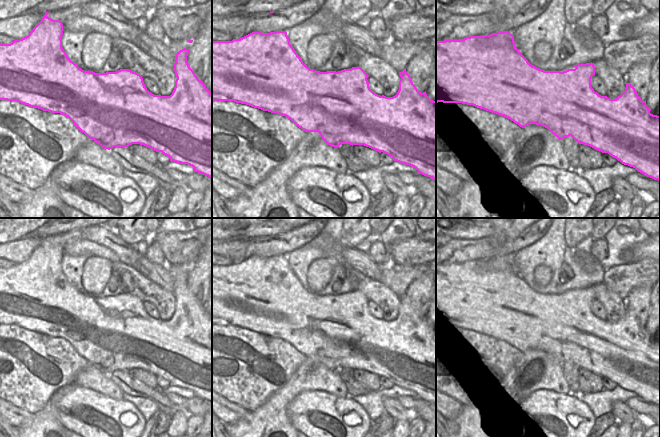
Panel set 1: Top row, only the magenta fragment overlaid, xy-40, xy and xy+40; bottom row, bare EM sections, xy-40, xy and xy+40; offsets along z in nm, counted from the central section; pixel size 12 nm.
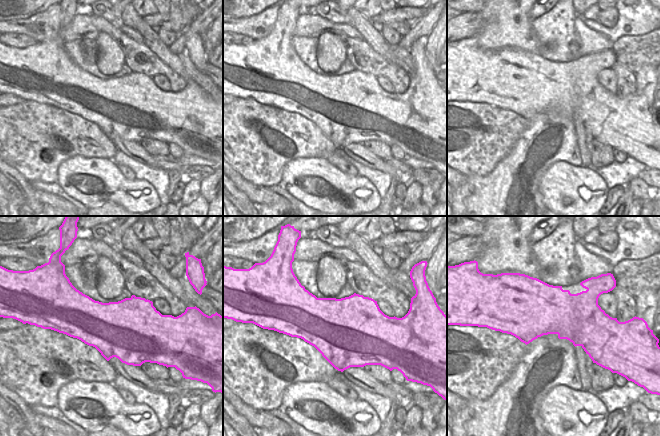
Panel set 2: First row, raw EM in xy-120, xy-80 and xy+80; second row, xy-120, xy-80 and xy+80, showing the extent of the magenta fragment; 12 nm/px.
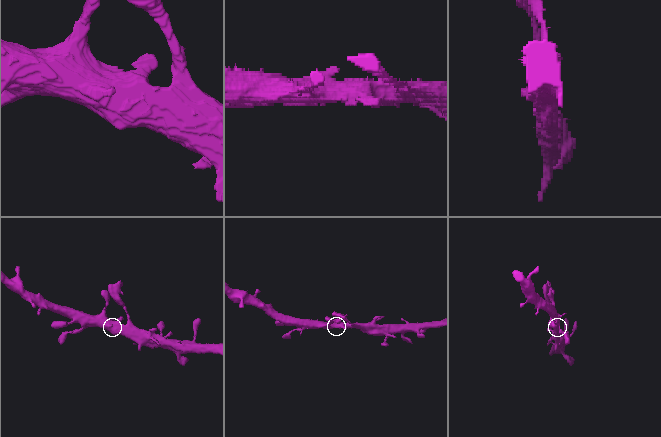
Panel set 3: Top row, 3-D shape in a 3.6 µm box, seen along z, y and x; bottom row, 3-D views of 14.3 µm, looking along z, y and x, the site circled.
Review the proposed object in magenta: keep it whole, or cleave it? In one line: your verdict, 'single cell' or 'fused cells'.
fused cells

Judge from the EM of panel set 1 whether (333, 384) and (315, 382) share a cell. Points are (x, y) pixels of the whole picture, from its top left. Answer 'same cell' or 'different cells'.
same cell

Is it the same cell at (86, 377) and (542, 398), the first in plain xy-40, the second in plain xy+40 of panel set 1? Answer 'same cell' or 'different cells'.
different cells

